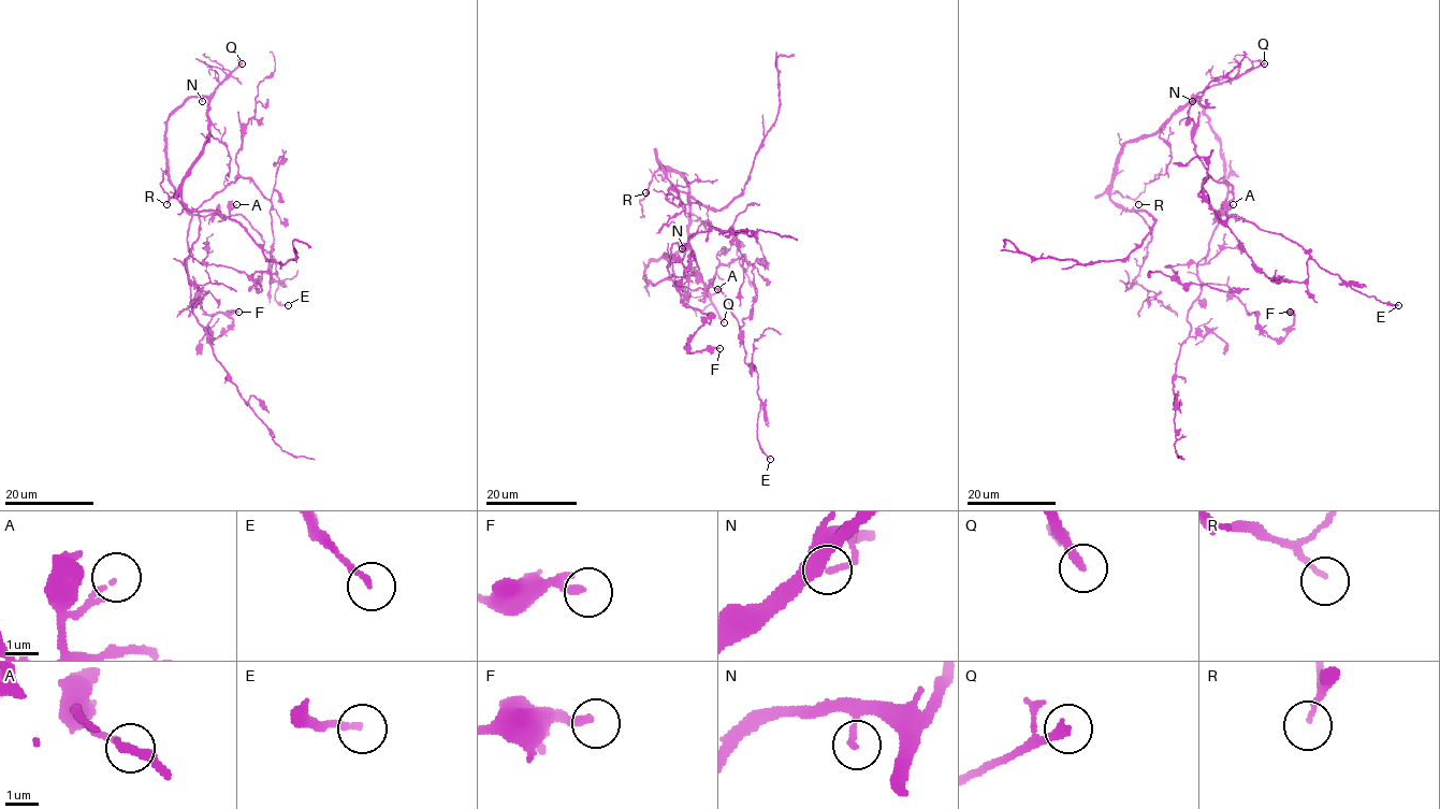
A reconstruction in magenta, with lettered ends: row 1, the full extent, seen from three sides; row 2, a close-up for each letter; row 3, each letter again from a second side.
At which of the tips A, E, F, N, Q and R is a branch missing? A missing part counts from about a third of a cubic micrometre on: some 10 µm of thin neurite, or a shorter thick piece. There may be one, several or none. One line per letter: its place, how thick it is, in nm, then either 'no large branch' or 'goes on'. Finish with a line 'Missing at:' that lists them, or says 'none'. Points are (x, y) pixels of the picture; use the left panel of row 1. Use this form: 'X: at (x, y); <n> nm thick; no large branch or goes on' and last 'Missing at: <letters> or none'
A: at (236, 204); 110 nm thick; no large branch
E: at (288, 305); 190 nm thick; goes on
F: at (238, 312); 170 nm thick; goes on
N: at (202, 101); 170 nm thick; no large branch
Q: at (242, 63); 280 nm thick; goes on
R: at (166, 204); 130 nm thick; no large branch
Missing at: E, F, Q

